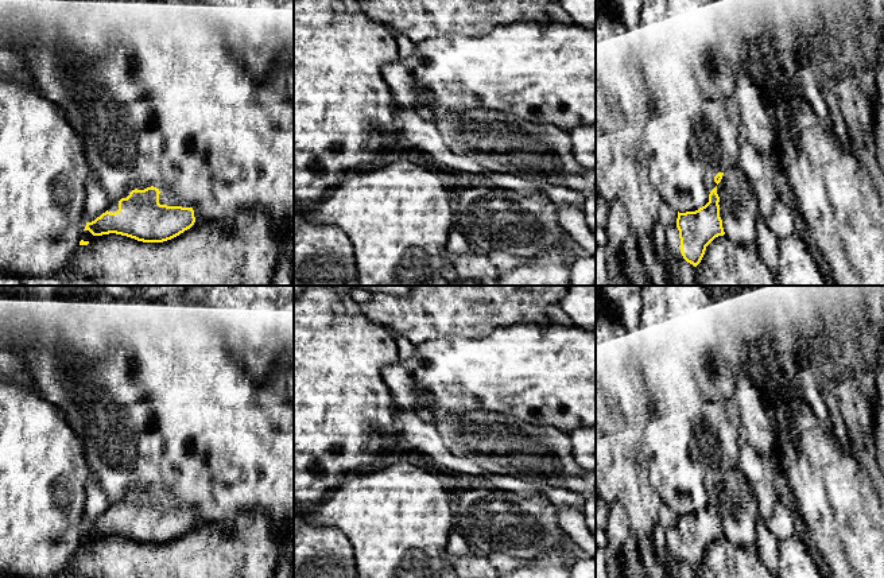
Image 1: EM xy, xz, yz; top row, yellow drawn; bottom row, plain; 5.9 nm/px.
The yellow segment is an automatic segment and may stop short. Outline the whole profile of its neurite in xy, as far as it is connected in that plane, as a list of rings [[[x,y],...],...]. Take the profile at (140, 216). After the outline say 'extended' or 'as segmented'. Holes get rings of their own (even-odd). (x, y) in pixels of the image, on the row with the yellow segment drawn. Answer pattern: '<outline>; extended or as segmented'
[[[154,186],[135,189],[94,221],[86,222],[84,230],[93,236],[116,233],[143,243],[163,243],[190,229],[195,222],[193,207],[160,205],[159,194]]]; extended

